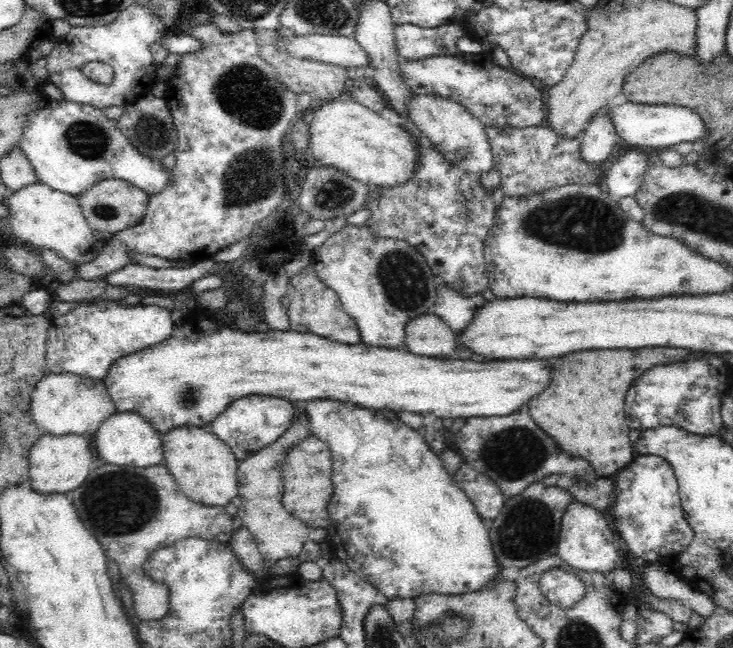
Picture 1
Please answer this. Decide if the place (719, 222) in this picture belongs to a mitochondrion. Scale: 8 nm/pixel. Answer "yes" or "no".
yes

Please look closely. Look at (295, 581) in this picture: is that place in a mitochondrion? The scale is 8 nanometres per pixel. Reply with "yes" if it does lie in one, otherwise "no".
no

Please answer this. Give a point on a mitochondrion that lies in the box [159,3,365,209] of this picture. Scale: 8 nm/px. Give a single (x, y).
(246, 92)

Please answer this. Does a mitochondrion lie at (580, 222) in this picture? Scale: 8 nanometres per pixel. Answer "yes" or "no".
yes

